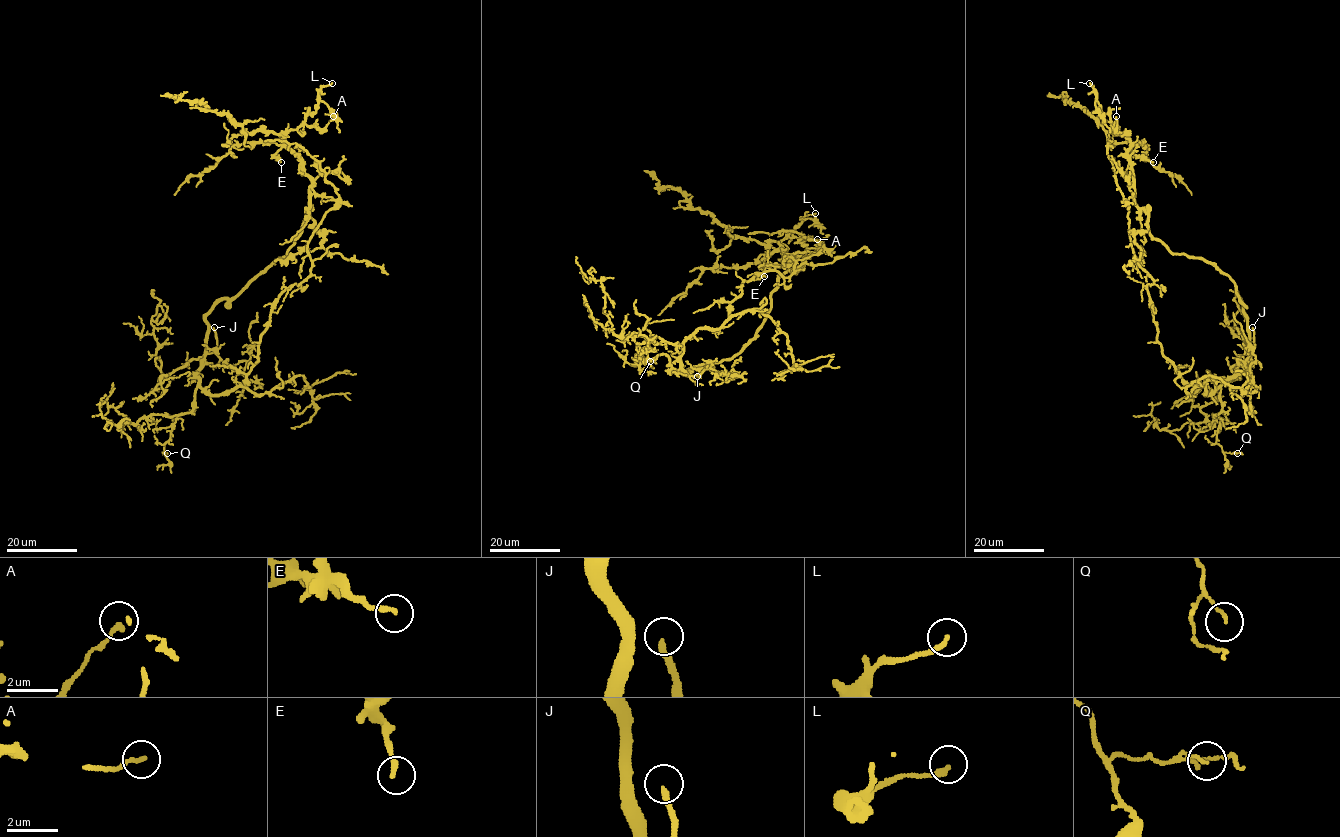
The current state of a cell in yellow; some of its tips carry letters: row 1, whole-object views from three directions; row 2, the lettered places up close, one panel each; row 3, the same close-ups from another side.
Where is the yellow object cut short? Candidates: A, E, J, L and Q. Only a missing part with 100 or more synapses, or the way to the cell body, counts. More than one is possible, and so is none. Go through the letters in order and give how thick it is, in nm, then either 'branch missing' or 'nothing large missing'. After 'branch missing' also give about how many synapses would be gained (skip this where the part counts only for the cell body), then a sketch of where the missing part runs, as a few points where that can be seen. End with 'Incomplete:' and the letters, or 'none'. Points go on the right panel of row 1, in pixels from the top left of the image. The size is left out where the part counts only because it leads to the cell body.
A: 170 nm thick; nothing large missing
E: 190 nm thick; nothing large missing
J: 220 nm thick; branch missing; missing branch runs (1252, 327), (1255, 305), (1263, 294), (1251, 291), (1251, 275), (1237, 262)
L: 200 nm thick; nothing large missing
Q: 100 nm thick; nothing large missing
Incomplete: J

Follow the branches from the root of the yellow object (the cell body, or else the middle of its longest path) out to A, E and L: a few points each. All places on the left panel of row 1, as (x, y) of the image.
A: (267, 267), (287, 254), (311, 201), (311, 179), (286, 144), (285, 135), (304, 124), (323, 128), (333, 116)
E: (267, 267), (287, 254), (301, 232), (311, 201), (311, 179), (303, 163), (283, 146), (274, 155), (281, 162)
L: (267, 267), (287, 254), (311, 201), (311, 179), (286, 144), (285, 135), (315, 111), (318, 91), (332, 83)

